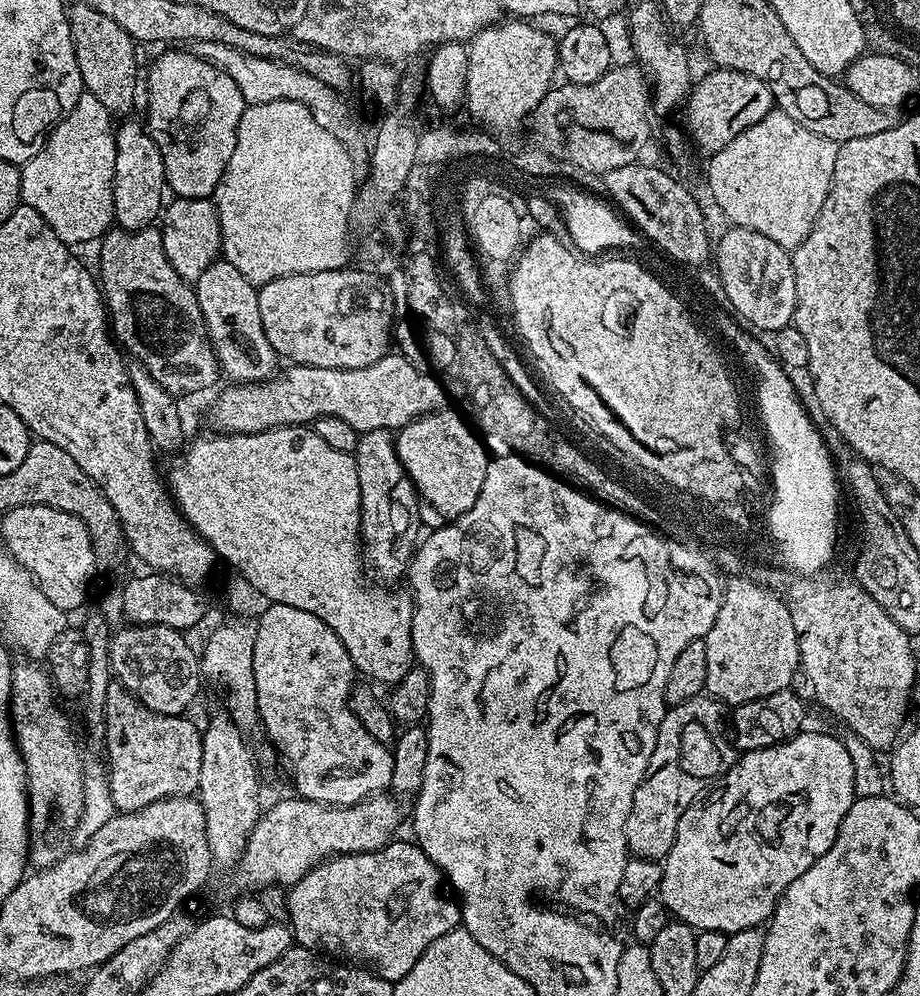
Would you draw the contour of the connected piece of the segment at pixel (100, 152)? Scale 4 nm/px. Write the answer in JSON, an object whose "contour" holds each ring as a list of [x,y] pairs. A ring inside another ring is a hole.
{"contour":[[[81,92],[74,110],[65,112],[55,128],[48,133],[48,141],[34,158],[27,160],[20,168],[20,198],[27,207],[33,208],[54,230],[63,244],[76,246],[87,240],[99,241],[100,237],[114,224],[114,158],[116,137],[112,113],[94,98],[94,94]]]}

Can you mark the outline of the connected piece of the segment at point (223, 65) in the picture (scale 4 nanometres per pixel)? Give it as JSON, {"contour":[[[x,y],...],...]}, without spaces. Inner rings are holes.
{"contour":[[[193,41],[190,50],[204,61],[210,62],[215,68],[222,69],[224,73],[230,75],[230,78],[237,83],[245,105],[262,105],[264,102],[286,100],[297,101],[306,106],[311,110],[311,116],[318,126],[342,141],[351,158],[353,169],[358,172],[367,169],[370,162],[370,144],[364,138],[364,128],[333,85],[314,78],[309,72],[304,72],[295,65],[247,55],[242,51],[234,50],[233,47],[226,46],[225,43]]]}

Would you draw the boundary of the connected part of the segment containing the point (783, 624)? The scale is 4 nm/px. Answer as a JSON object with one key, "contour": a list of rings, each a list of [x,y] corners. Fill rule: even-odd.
{"contour":[[[733,576],[723,585],[718,618],[714,618],[714,626],[710,626],[703,642],[706,646],[704,692],[725,706],[754,702],[791,689],[792,679],[801,671],[800,641],[796,638],[794,622],[790,622],[787,603],[773,589],[746,577]]]}

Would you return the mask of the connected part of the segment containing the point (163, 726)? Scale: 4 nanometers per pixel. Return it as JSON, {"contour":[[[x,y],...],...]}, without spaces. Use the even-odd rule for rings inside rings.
{"contour":[[[113,682],[106,690],[104,725],[106,734],[102,737],[102,742],[108,746],[108,764],[112,767],[110,770],[107,769],[106,775],[110,786],[110,798],[117,813],[137,812],[171,796],[192,796],[199,789],[204,737],[201,729],[195,728],[188,718],[158,714],[142,706],[142,702],[138,702],[138,698],[129,694],[120,683]]]}

